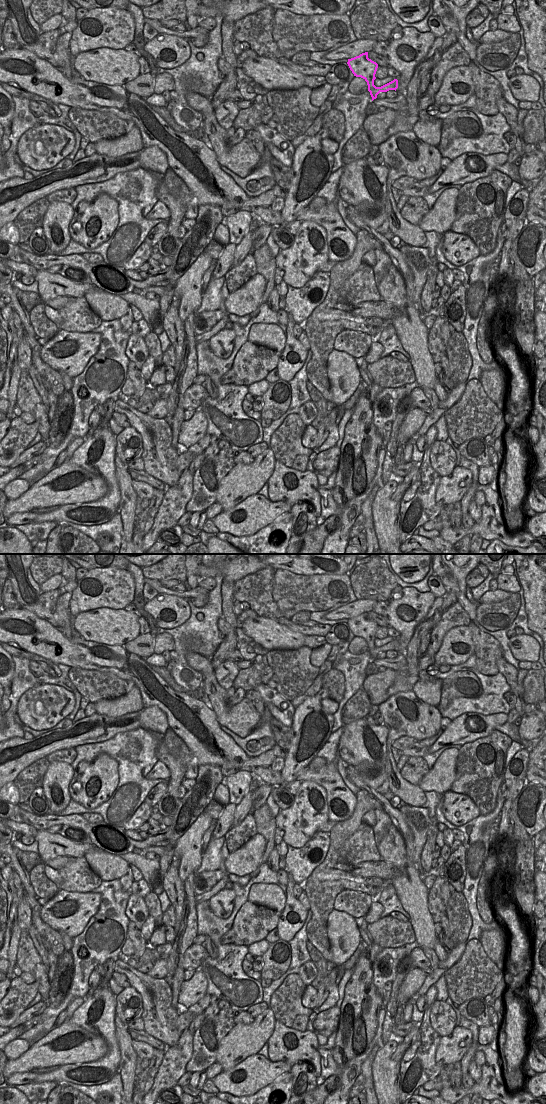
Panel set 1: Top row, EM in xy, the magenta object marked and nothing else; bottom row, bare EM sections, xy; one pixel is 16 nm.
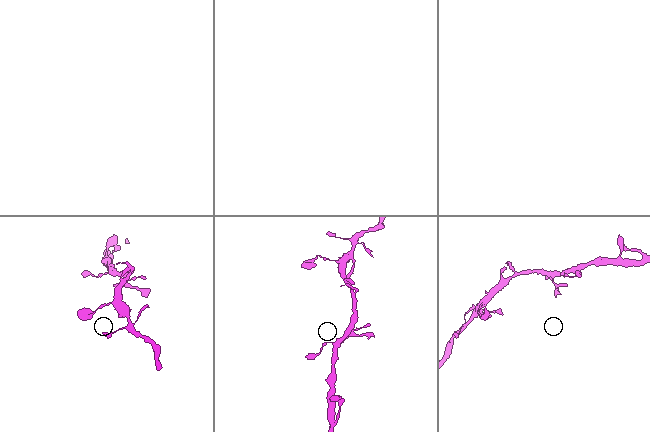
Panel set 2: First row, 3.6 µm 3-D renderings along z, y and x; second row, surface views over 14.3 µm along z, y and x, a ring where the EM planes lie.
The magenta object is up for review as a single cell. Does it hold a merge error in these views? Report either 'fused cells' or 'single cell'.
single cell

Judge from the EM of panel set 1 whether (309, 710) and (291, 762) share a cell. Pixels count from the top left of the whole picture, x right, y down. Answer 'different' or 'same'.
same

